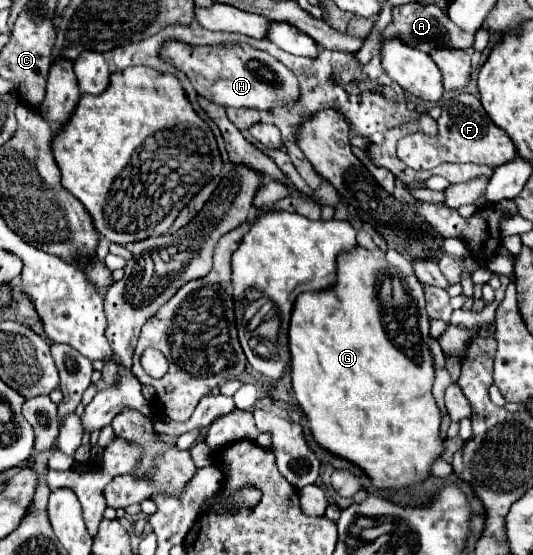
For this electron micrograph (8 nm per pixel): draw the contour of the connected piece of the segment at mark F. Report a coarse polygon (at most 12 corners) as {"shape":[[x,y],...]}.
{"shape":[[480,99],[444,101],[438,137],[408,135],[398,157],[414,171],[446,161],[498,167],[512,139]]}

